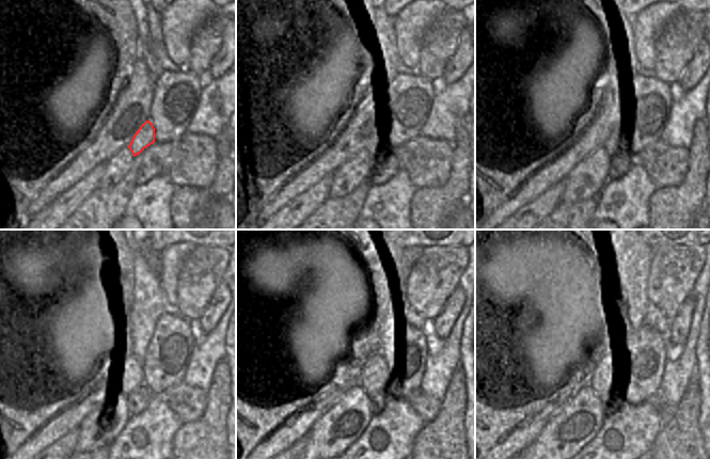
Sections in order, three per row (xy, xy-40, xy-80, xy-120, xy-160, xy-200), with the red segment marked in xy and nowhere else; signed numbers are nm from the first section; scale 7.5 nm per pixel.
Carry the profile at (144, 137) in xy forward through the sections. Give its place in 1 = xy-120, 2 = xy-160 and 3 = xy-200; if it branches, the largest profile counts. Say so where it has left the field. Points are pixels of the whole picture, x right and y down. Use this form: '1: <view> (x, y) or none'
1: xy-120 (128, 380)
2: xy-160 (374, 376)
3: xy-200 (604, 380)

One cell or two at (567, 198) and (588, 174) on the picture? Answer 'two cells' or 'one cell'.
one cell

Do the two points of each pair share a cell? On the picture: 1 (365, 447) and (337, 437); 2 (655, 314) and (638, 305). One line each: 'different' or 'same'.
1: different
2: different

